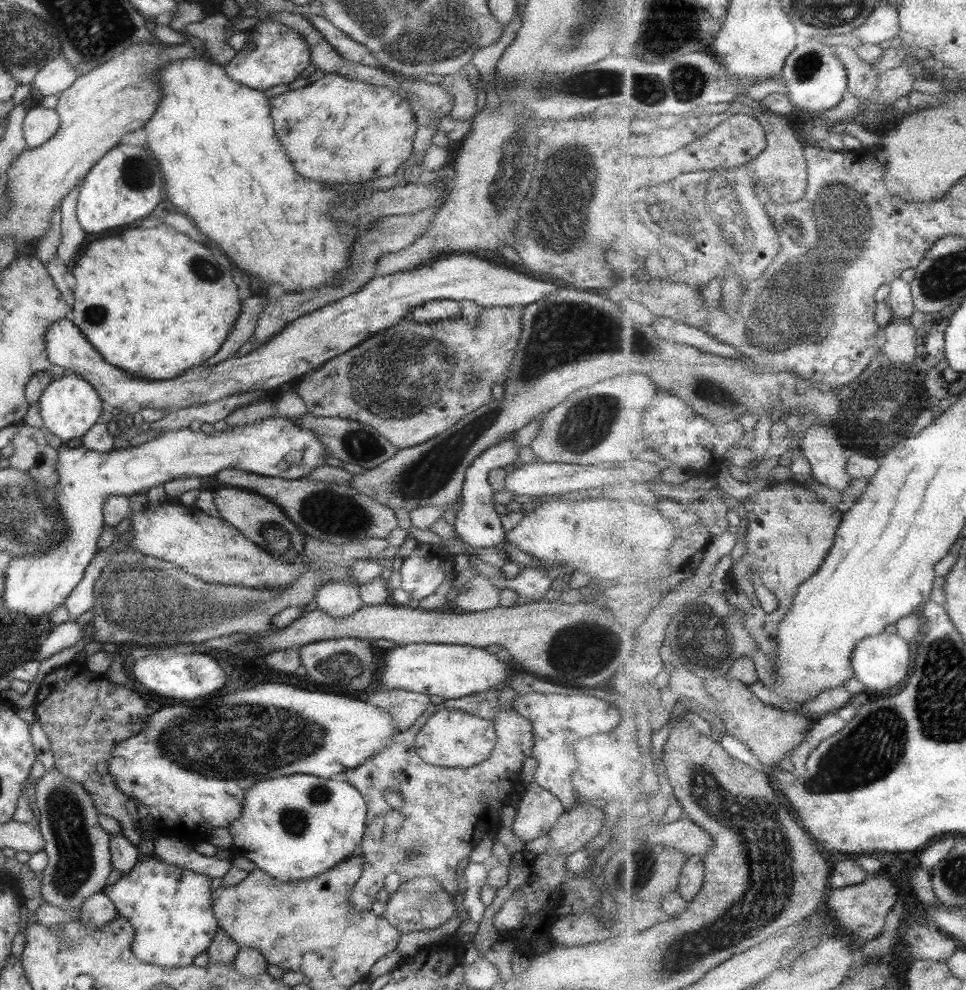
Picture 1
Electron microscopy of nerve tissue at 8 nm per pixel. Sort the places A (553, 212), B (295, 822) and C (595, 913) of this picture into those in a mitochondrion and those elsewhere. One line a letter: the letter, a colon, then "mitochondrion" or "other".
A: mitochondrion
B: mitochondrion
C: other

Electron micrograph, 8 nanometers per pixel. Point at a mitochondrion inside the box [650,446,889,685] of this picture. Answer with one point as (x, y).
(706, 637)

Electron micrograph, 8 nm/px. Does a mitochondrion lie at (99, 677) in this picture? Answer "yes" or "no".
no

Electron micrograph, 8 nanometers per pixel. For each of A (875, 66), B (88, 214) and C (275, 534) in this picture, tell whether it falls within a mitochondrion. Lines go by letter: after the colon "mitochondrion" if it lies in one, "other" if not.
A: other
B: other
C: mitochondrion

